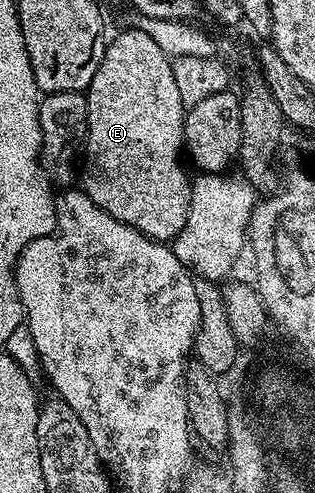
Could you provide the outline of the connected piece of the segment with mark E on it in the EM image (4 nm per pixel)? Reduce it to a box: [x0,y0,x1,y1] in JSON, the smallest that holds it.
[82,27,191,242]

